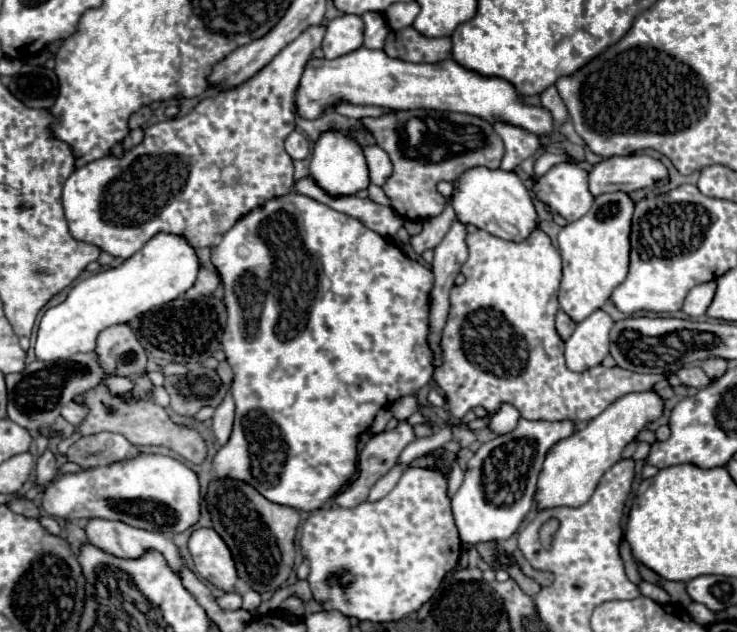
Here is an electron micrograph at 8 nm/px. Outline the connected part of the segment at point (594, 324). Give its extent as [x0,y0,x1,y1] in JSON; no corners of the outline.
[565,309,613,371]

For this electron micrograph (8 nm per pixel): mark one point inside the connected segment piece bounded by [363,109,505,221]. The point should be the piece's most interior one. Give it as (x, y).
(446, 144)

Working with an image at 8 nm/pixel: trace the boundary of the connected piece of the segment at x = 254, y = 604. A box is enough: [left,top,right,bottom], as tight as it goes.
[243,589,261,611]

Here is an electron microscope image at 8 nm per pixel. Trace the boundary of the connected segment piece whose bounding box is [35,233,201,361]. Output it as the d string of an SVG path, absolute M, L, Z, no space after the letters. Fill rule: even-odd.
M155 235L119 267L83 279L71 289L61 305L45 311L35 343L37 359L59 361L75 353L95 353L95 339L103 329L115 323L129 323L137 315L185 295L195 285L199 269L197 251L183 235Z

